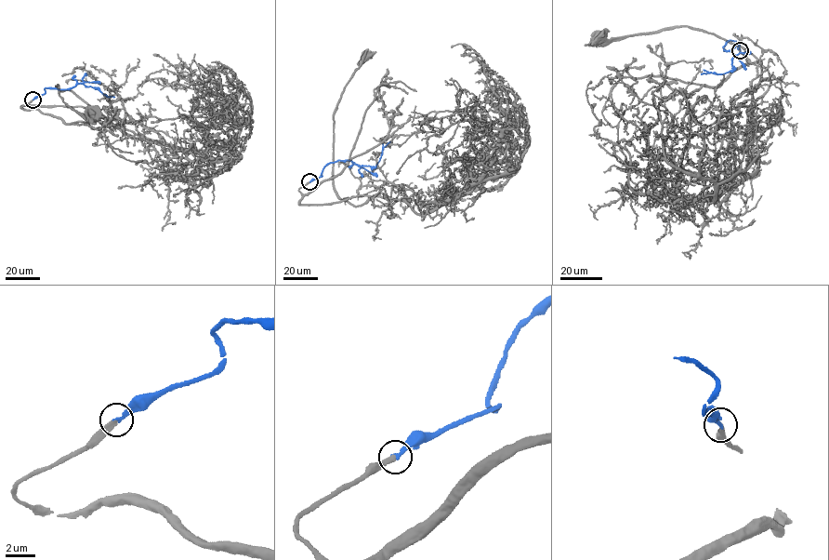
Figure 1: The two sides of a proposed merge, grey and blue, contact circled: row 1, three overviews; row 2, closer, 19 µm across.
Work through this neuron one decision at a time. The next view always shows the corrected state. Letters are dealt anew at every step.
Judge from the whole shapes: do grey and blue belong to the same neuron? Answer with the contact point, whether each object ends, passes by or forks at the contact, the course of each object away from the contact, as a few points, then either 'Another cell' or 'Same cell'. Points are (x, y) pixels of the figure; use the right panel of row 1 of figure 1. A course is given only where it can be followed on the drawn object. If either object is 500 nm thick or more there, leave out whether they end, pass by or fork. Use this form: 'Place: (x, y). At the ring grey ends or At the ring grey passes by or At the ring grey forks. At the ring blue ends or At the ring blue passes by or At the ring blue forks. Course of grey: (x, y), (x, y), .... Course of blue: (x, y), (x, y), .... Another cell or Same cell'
Place: (740, 50). At the ring grey ends. At the ring blue ends. Course of grey: (740, 50), (760, 61), (753, 104), (769, 84), (766, 68), (713, 33), (677, 26), (598, 38). Course of blue: (740, 50), (737, 43), (726, 42), (724, 51), (730, 51), (733, 56), (732, 69), (722, 74), (701, 73). Same cell

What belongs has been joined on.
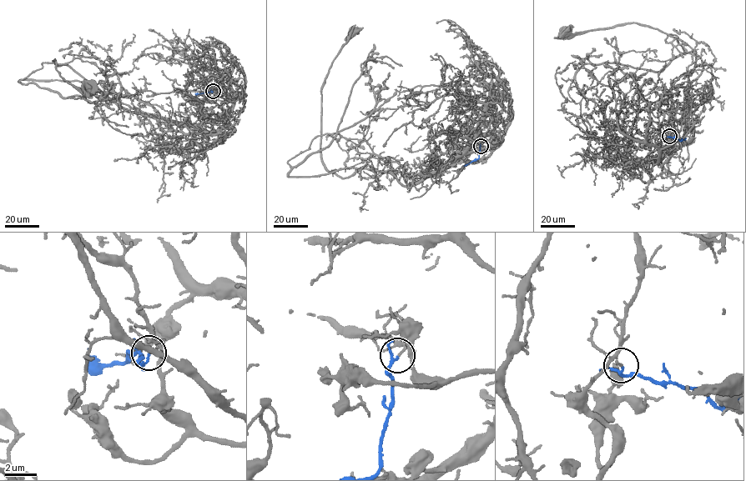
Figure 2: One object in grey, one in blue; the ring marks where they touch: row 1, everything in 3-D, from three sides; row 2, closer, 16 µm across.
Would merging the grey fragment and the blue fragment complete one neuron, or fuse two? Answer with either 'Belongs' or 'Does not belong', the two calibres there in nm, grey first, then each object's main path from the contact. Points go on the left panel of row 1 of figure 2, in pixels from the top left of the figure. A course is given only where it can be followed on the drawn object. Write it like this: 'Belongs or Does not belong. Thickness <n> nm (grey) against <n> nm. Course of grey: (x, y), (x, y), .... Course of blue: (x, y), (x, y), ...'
Does not belong. Thickness 120 nm (grey) against 90 nm. Course of grey: (213, 91), (231, 108), (183, 123), (122, 107), (54, 59), (68, 83), (89, 88). Course of blue: (213, 91), (195, 93)

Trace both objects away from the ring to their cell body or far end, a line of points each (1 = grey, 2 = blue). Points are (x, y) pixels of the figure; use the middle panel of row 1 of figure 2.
1: (481, 146), (500, 140), (452, 157), (408, 185), (378, 170), (341, 177), (327, 170), (321, 88), (353, 32)
2: (481, 146), (477, 158), (464, 166)

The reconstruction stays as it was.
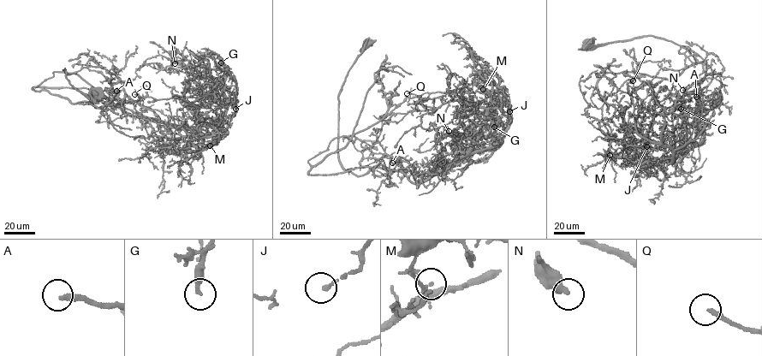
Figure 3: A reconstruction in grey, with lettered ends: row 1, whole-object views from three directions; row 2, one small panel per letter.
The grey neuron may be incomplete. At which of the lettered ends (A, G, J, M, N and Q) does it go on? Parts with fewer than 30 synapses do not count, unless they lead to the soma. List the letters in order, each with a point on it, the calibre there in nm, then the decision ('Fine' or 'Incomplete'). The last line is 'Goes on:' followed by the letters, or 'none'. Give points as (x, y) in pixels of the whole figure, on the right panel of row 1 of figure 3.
A: Place: (696, 97). Thickness 280 nm. Incomplete
G: Place: (681, 109). Thickness 240 nm. Fine
J: Place: (646, 146). Thickness 180 nm. Fine
M: Place: (610, 155). Thickness 130 nm. Fine
N: Place: (682, 90). Thickness 400 nm. Fine
Q: Place: (633, 80). Thickness 190 nm. Fine
Goes on: A

